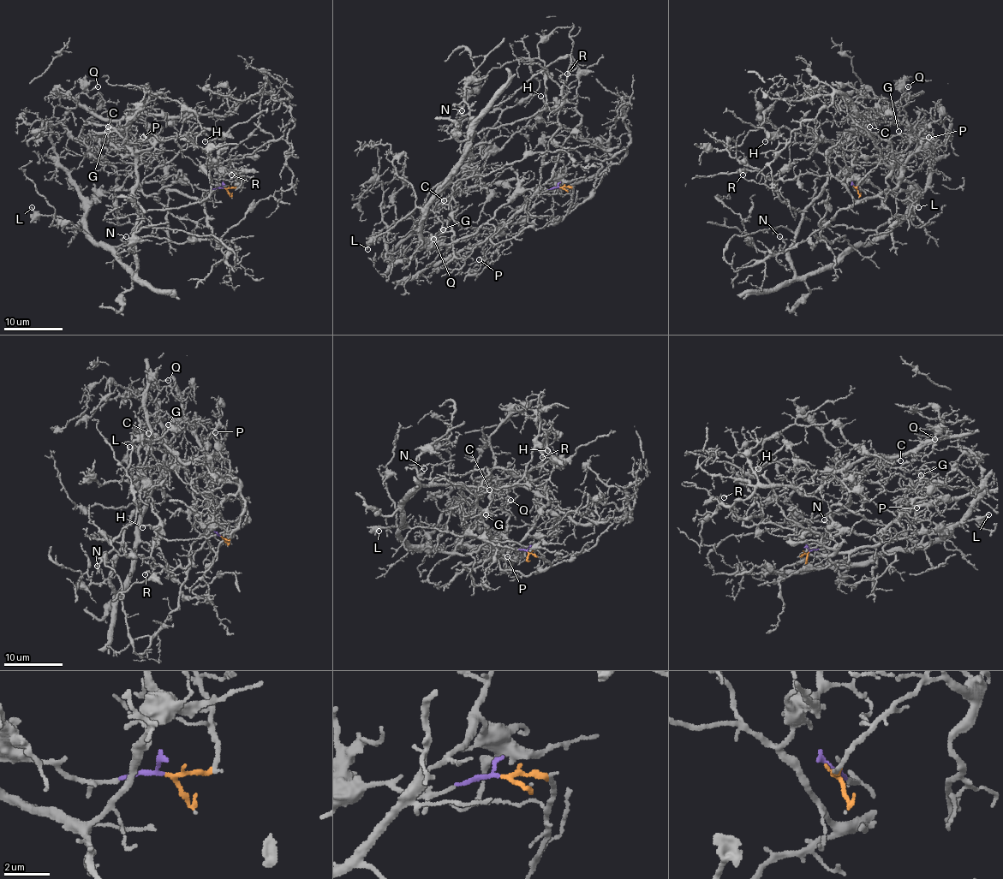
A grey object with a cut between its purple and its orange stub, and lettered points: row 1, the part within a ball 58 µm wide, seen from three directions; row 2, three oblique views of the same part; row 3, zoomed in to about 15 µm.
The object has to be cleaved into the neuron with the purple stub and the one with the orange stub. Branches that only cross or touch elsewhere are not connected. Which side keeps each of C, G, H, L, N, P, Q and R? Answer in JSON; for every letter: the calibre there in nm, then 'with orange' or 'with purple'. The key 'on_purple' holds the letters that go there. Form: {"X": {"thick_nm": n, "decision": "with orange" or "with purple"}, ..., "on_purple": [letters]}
{"C": {"thick_nm": 130, "decision": "with purple"}, "G": {"thick_nm": 130, "decision": "with purple"}, "H": {"thick_nm": 150, "decision": "with purple"}, "L": {"thick_nm": 200, "decision": "with purple"}, "N": {"thick_nm": 100, "decision": "with purple"}, "P": {"thick_nm": 110, "decision": "with orange"}, "Q": {"thick_nm": 150, "decision": "with orange"}, "R": {"thick_nm": 200, "decision": "with orange"}, "on_purple": ["C", "G", "H", "L", "N"]}

